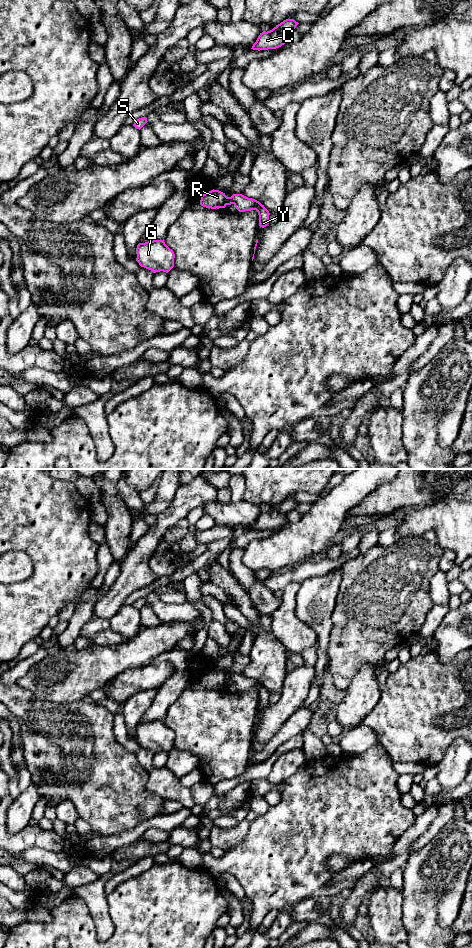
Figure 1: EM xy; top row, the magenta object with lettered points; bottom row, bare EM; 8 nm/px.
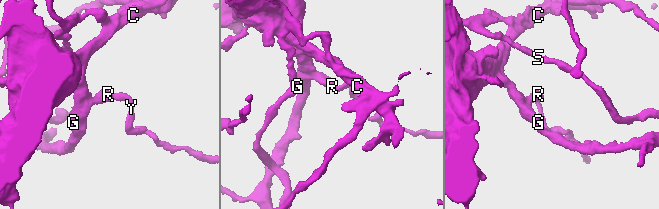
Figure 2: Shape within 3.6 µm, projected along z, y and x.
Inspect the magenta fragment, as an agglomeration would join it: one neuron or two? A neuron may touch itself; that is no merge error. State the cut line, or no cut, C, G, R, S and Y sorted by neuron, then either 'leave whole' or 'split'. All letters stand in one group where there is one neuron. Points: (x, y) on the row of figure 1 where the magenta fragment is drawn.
xy (275, 27), (284, 33) | C G R / S Y | split

